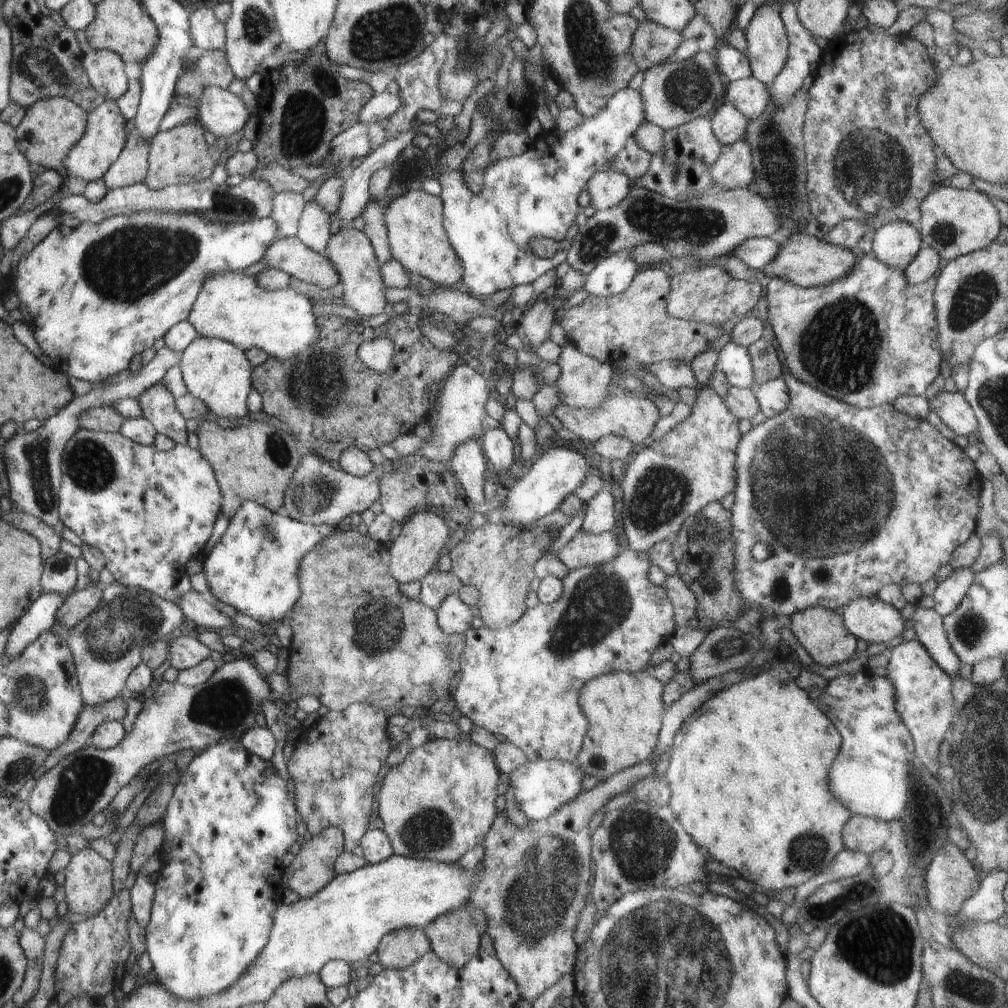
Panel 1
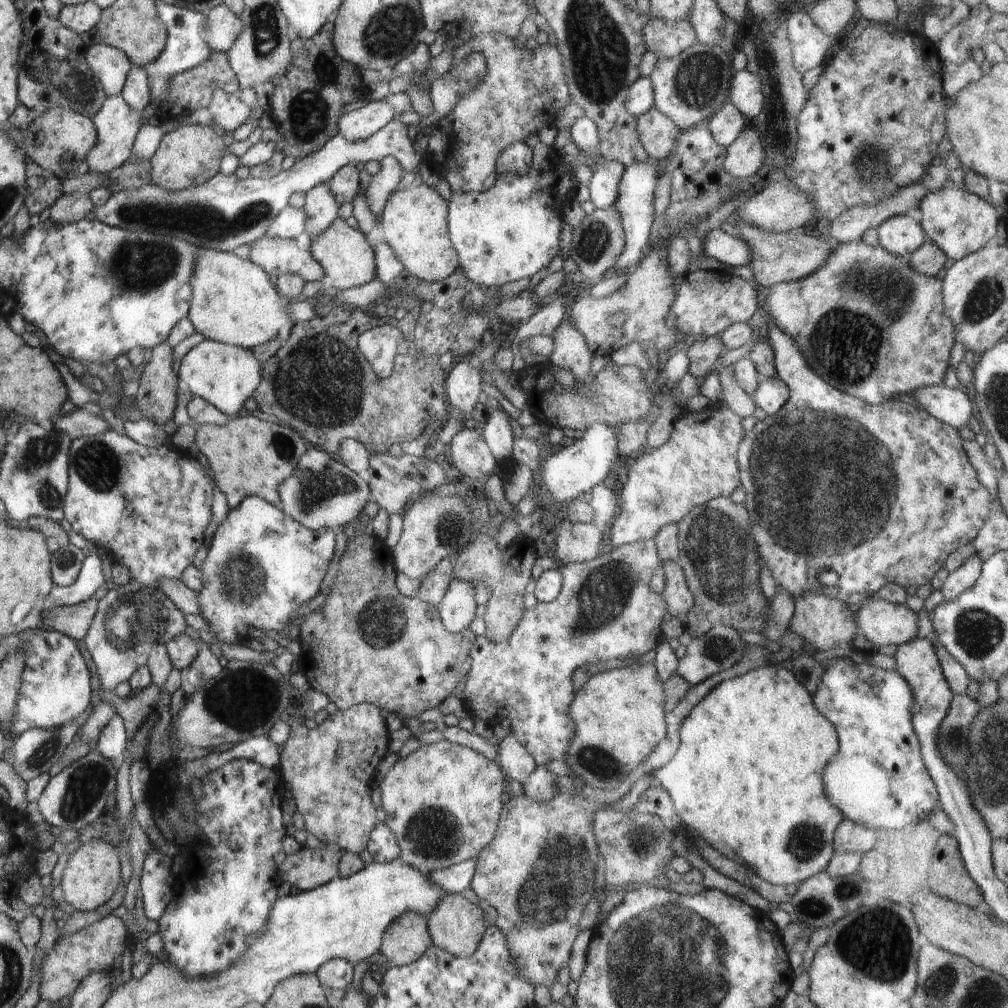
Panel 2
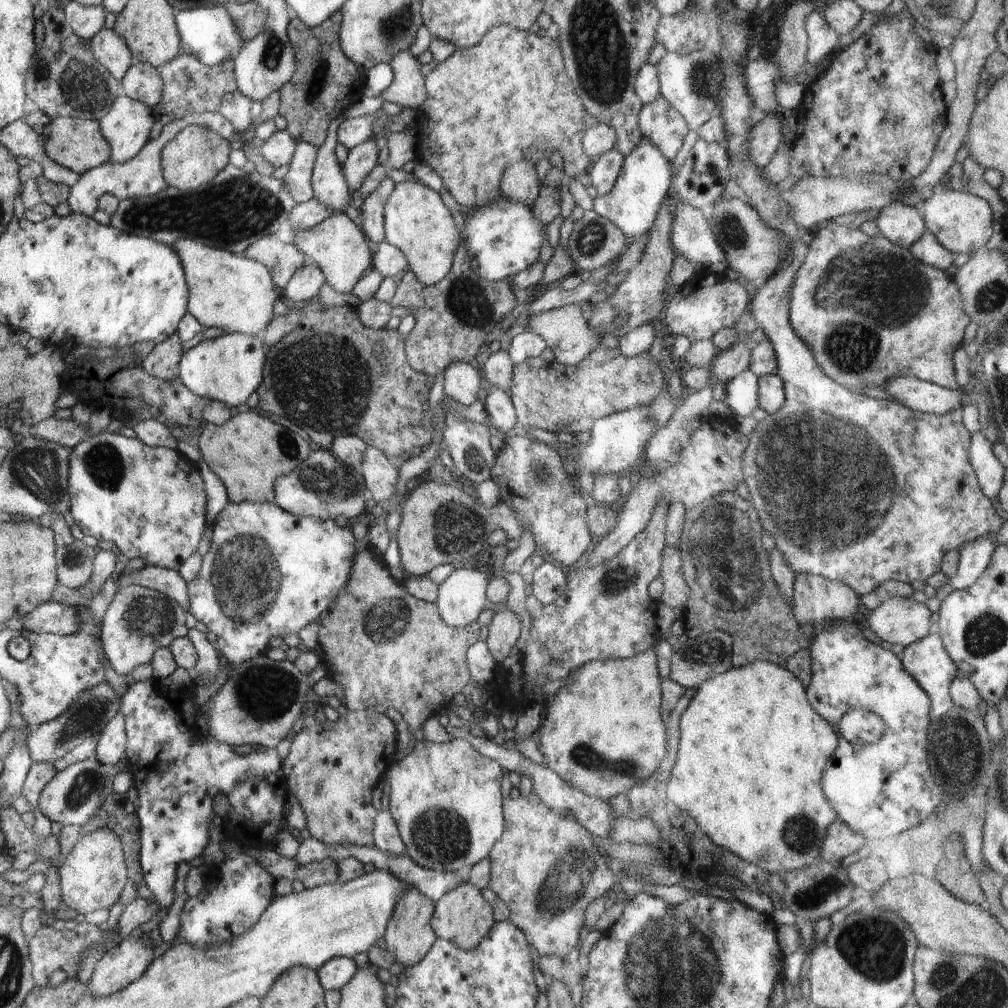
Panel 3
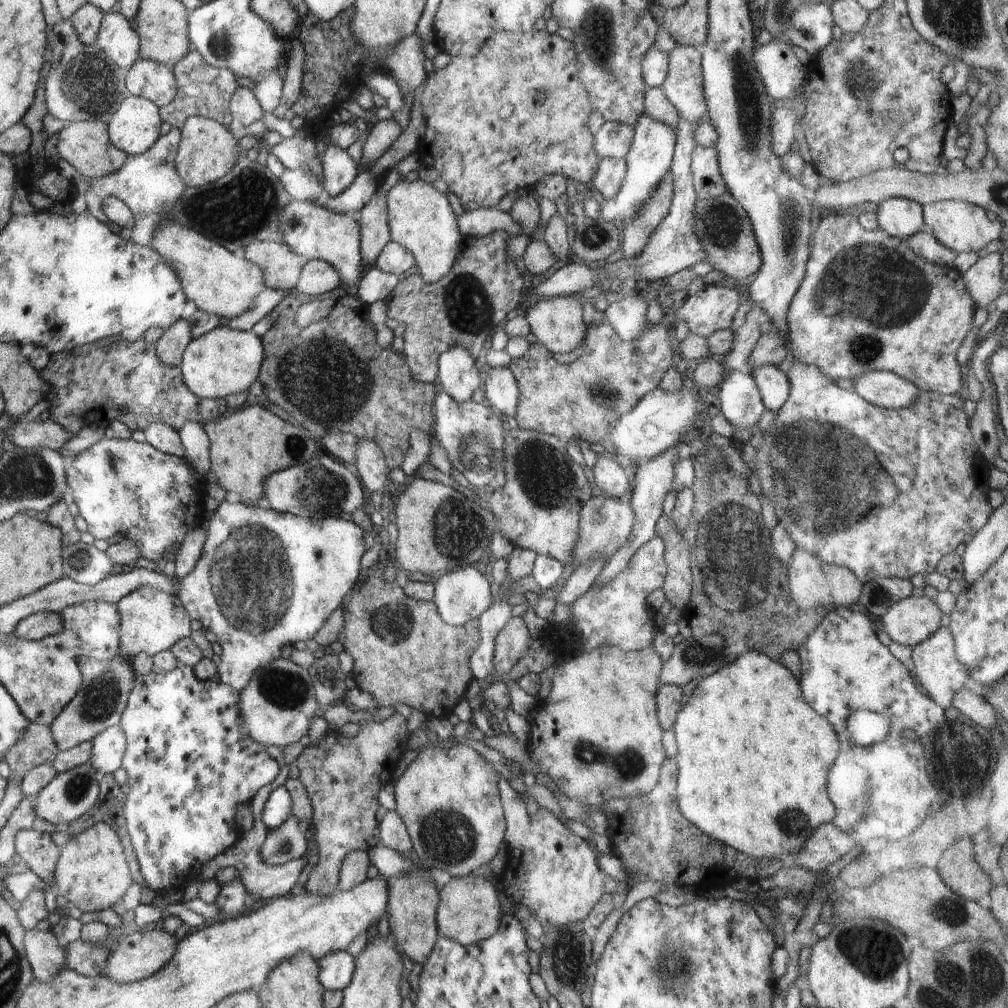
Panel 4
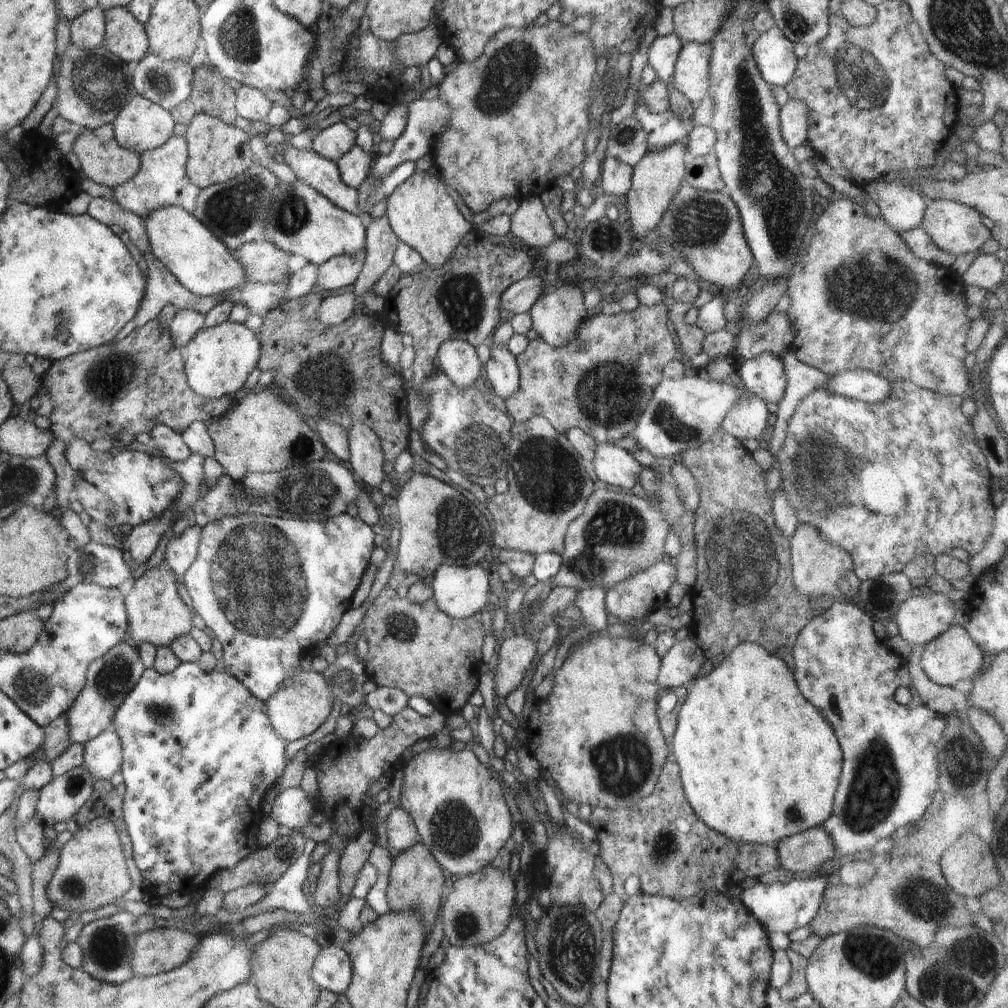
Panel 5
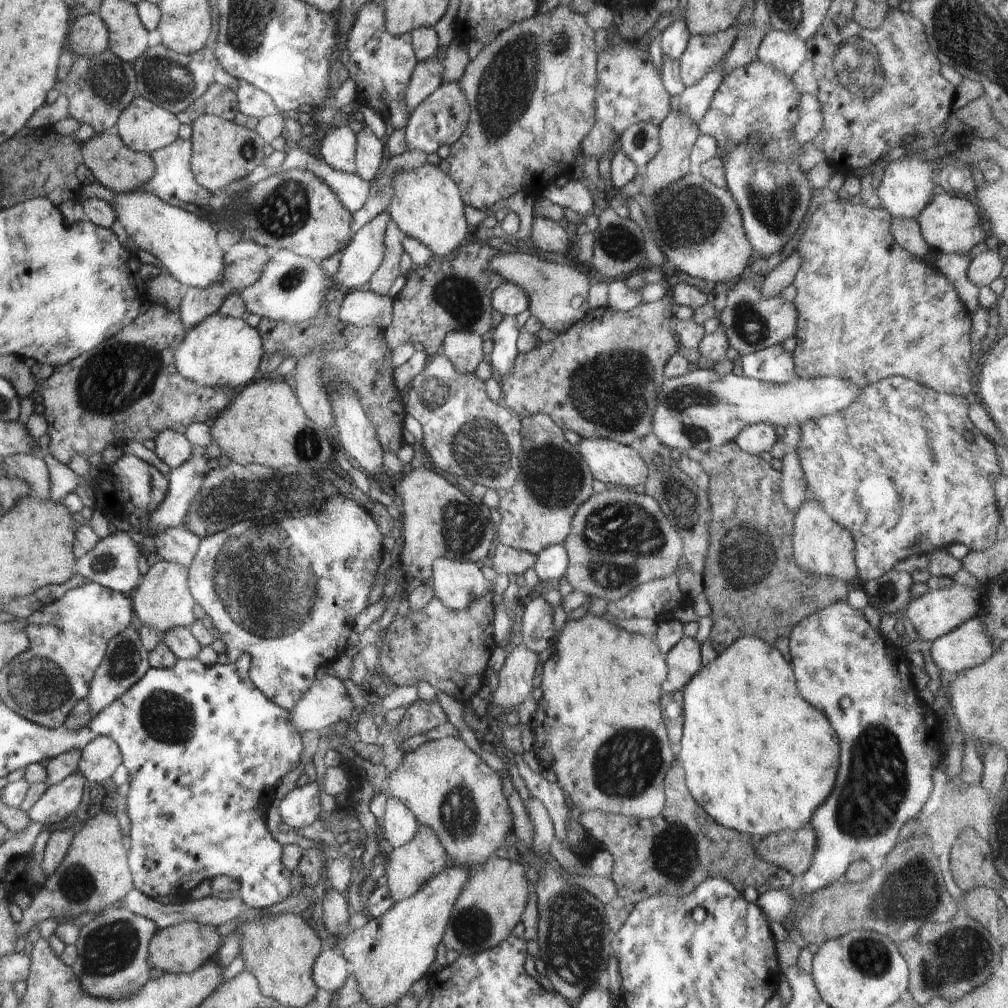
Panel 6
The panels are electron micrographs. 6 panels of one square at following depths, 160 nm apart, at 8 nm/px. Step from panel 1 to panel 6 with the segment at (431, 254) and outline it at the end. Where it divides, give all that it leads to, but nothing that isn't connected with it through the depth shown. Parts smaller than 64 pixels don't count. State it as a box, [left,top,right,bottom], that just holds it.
[387,162,470,257]

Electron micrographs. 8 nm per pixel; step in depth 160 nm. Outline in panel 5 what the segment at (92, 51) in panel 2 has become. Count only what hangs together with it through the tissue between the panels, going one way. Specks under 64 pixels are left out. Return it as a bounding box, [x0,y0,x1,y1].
[103,7,149,63]

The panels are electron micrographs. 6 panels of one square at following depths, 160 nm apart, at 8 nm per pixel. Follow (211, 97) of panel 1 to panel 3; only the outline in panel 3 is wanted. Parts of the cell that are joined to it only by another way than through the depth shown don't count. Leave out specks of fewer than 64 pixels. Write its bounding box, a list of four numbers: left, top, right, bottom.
[219,90,252,137]

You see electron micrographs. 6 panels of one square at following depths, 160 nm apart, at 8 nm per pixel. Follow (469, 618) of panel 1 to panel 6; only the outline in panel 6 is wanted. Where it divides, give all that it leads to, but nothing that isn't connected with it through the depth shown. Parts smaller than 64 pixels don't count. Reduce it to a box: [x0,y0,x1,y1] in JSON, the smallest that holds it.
[429,557,493,611]

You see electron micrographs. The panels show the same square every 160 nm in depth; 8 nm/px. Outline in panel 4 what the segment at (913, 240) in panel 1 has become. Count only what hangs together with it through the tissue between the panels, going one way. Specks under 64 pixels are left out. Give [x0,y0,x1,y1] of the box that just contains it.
[877,198,925,240]

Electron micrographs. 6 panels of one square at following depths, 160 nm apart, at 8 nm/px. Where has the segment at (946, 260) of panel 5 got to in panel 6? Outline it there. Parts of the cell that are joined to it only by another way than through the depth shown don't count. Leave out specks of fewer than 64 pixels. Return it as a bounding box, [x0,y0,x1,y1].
[889,217,931,259]

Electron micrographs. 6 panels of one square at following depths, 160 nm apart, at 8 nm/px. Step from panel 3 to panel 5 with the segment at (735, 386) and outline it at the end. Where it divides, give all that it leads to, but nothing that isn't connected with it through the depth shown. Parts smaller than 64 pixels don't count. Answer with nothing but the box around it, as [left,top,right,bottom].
[721,394,771,440]

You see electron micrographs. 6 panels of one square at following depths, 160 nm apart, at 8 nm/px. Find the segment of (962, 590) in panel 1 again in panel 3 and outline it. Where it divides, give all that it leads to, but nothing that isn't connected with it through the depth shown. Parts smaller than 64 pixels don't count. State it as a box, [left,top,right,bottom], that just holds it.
[949,533,996,590]

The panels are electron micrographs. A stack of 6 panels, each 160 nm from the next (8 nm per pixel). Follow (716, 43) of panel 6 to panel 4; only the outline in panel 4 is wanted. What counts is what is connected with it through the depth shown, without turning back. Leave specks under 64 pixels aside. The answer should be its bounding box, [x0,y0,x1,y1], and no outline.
[661,45,706,124]

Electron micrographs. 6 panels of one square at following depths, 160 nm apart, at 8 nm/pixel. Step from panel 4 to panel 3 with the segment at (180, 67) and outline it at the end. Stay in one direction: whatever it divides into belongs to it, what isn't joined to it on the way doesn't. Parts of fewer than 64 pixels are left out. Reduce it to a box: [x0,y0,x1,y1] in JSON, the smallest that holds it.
[151,51,237,124]

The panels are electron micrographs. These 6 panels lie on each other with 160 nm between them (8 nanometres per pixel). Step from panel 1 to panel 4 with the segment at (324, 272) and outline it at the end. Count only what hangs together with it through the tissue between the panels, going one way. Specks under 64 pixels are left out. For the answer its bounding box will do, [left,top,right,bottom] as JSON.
[240,240,300,293]

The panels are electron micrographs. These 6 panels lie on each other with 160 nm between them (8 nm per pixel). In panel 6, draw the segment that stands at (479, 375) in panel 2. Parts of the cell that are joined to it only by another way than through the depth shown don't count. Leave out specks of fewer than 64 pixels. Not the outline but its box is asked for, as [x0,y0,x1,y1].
[441,331,486,373]

